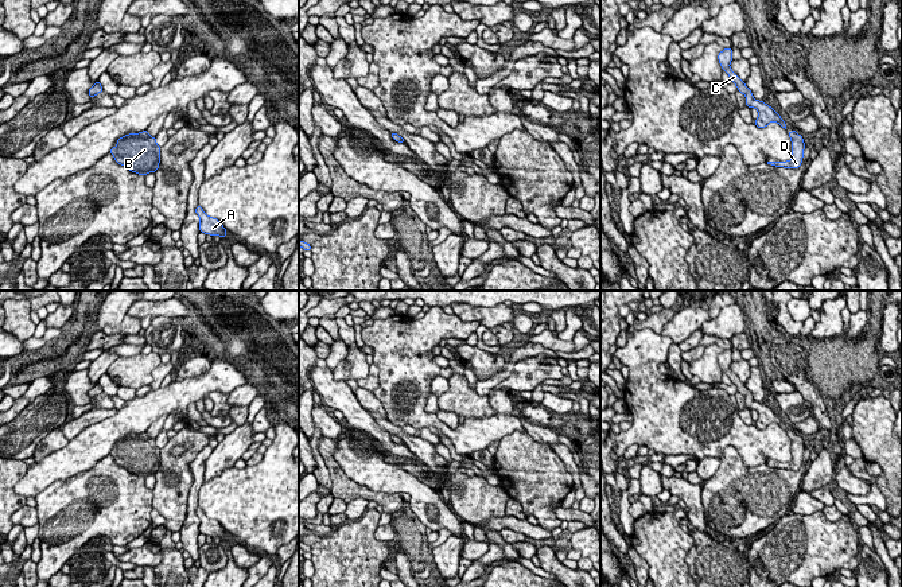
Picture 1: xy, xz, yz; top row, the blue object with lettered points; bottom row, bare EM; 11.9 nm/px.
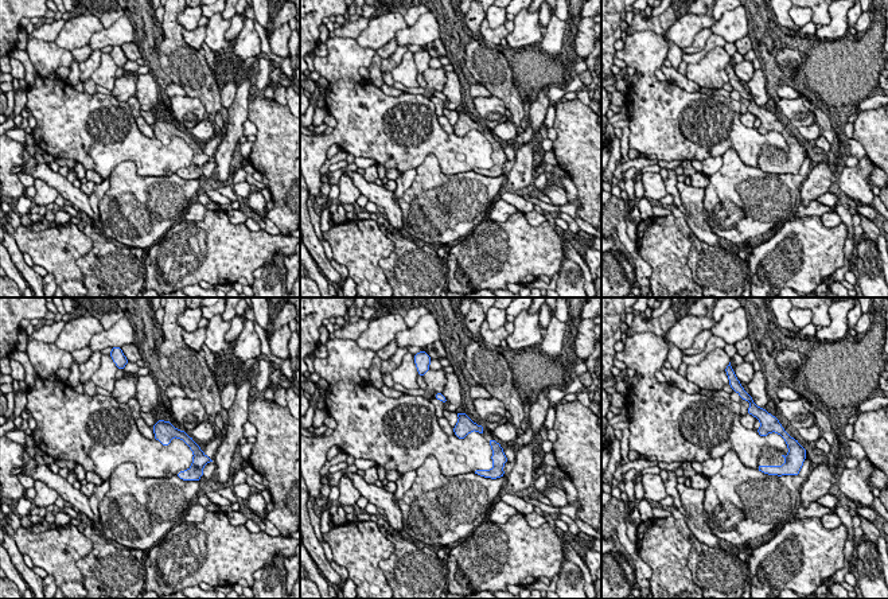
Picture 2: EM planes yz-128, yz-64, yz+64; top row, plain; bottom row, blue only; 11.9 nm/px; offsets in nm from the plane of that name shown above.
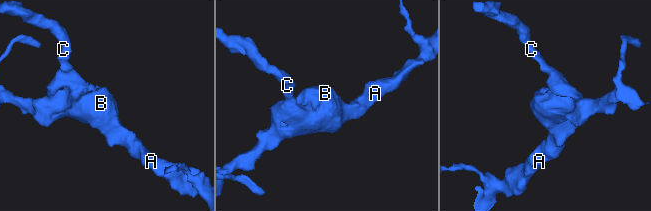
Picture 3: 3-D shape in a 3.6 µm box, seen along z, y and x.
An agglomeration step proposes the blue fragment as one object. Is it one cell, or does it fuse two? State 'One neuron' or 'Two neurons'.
One neuron

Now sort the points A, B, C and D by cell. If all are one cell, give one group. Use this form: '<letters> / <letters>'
A B C D

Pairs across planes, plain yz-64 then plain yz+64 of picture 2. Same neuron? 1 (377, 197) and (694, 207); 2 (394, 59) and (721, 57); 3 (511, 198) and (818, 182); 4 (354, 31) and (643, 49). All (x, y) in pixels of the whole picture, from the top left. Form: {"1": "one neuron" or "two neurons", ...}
{"1": "one neuron", "2": "two neurons", "3": "two neurons", "4": "two neurons"}

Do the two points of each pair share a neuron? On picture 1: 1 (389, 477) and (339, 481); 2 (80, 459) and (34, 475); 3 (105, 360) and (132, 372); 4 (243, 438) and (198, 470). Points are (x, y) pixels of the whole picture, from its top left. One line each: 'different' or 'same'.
1: different
2: same
3: different
4: different

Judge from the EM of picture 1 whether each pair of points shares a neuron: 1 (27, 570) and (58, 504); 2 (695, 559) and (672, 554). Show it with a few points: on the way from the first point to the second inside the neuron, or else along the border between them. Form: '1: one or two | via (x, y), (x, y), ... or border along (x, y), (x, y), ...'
1: two | border along (35, 564), (38, 572)
2: two | border along (679, 525), (692, 537), (685, 556), (689, 572)

